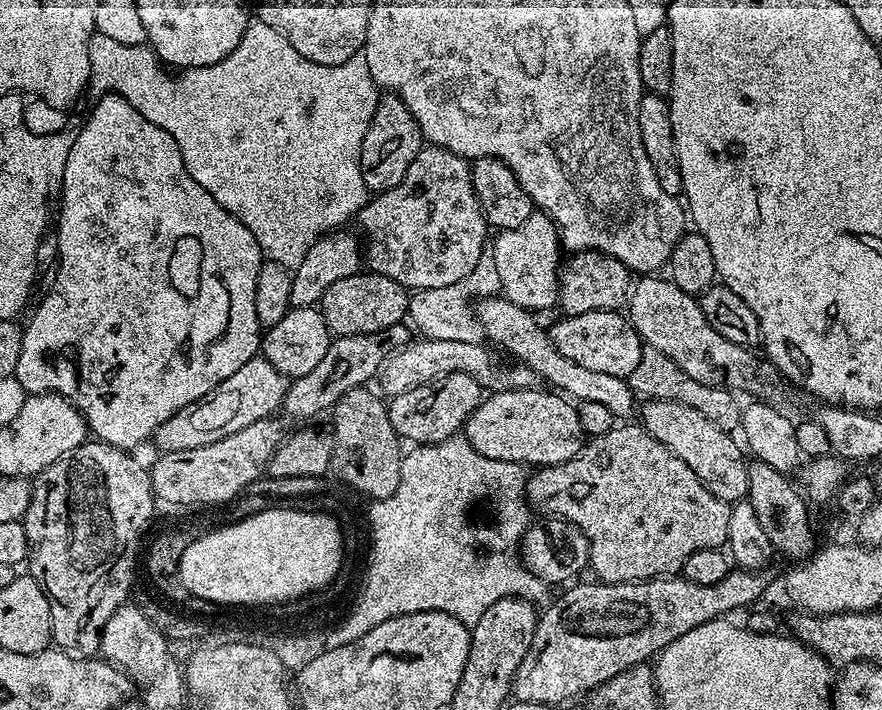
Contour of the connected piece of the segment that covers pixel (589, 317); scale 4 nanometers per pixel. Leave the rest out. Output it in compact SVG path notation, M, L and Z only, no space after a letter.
M594 310L590 314L564 316L550 328L550 335L554 347L570 362L576 362L589 370L623 378L634 374L635 368L638 367L638 358L642 358L642 350L645 347L632 321L619 311Z

